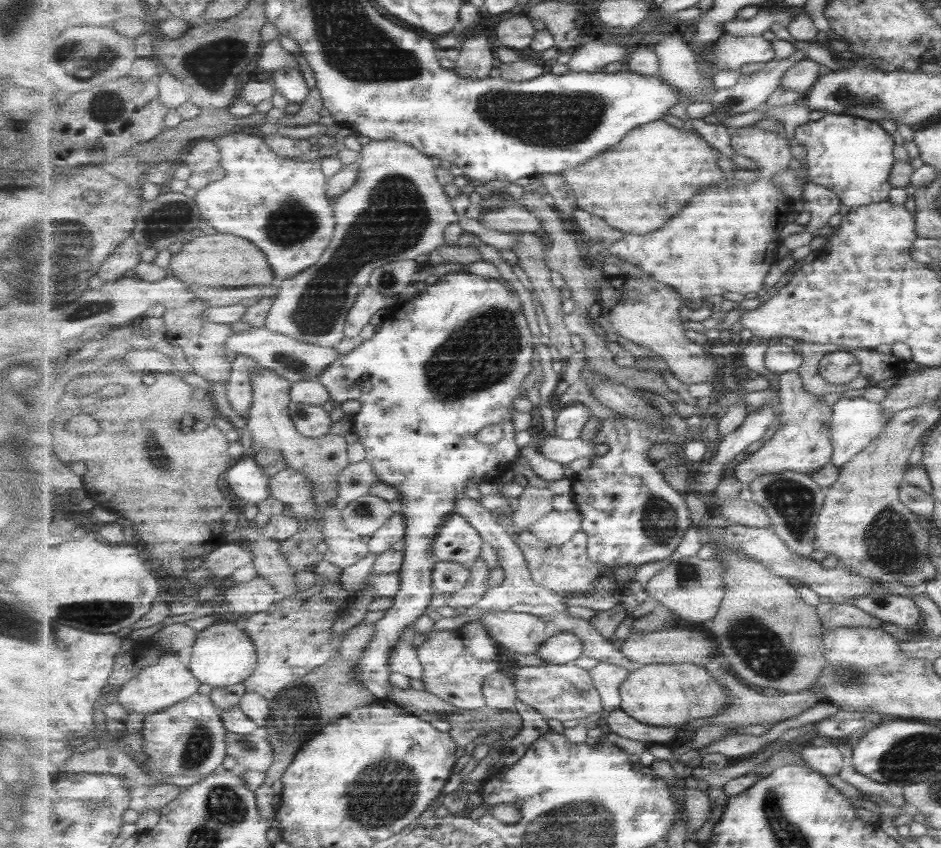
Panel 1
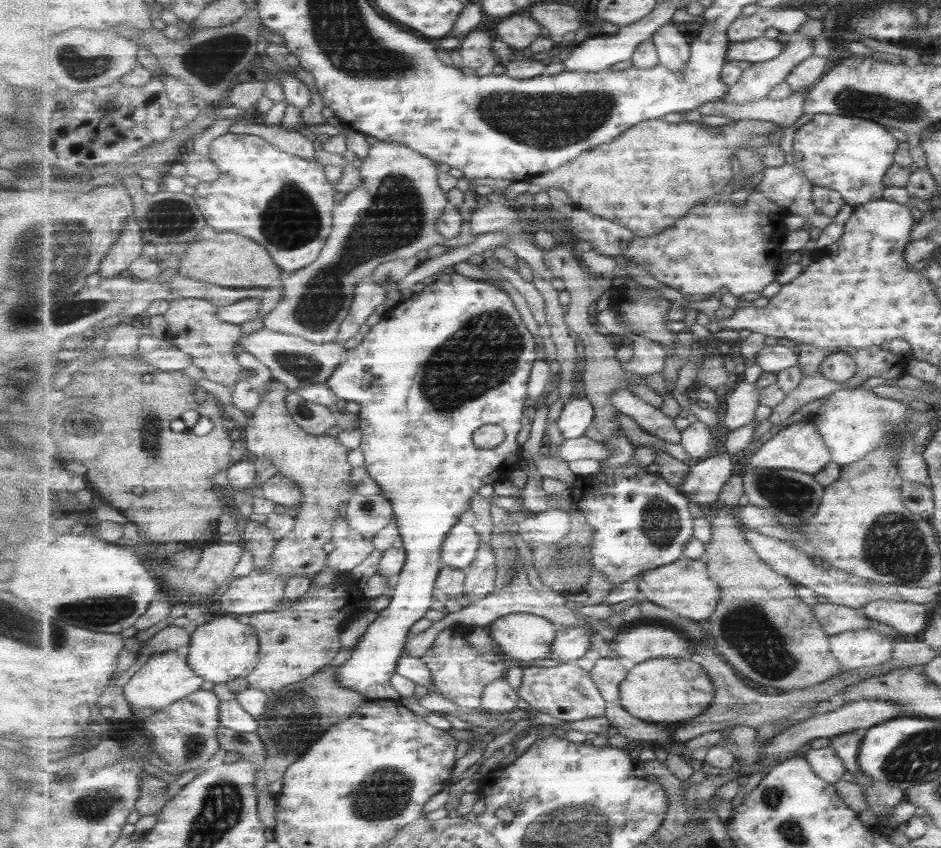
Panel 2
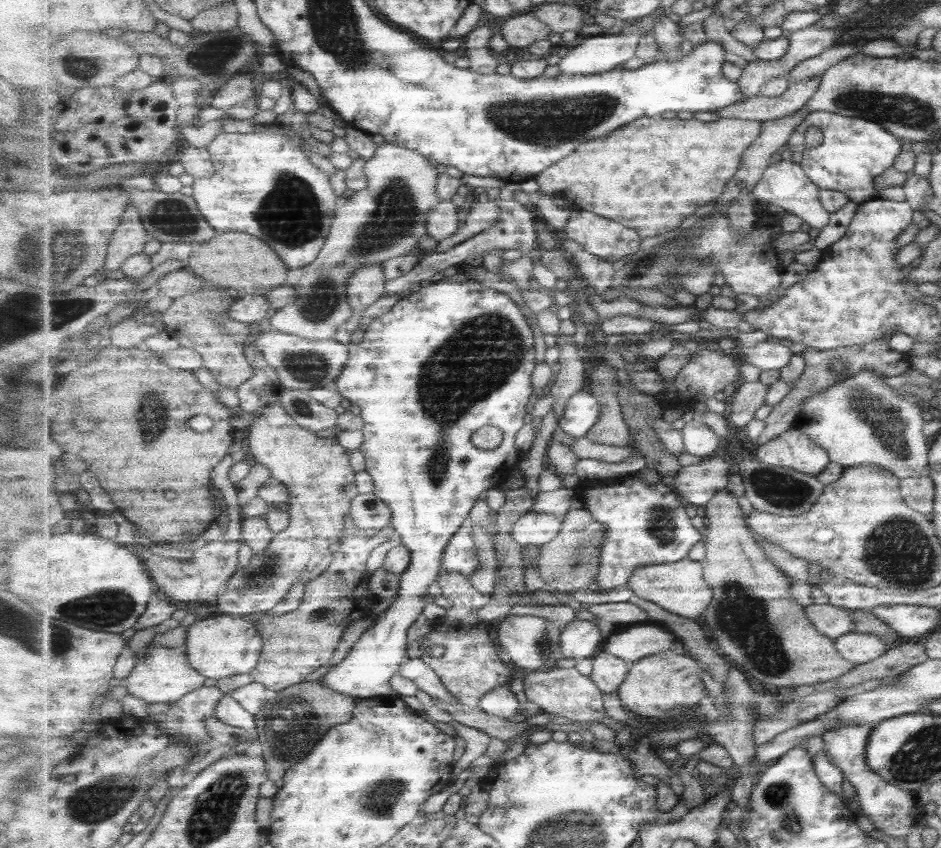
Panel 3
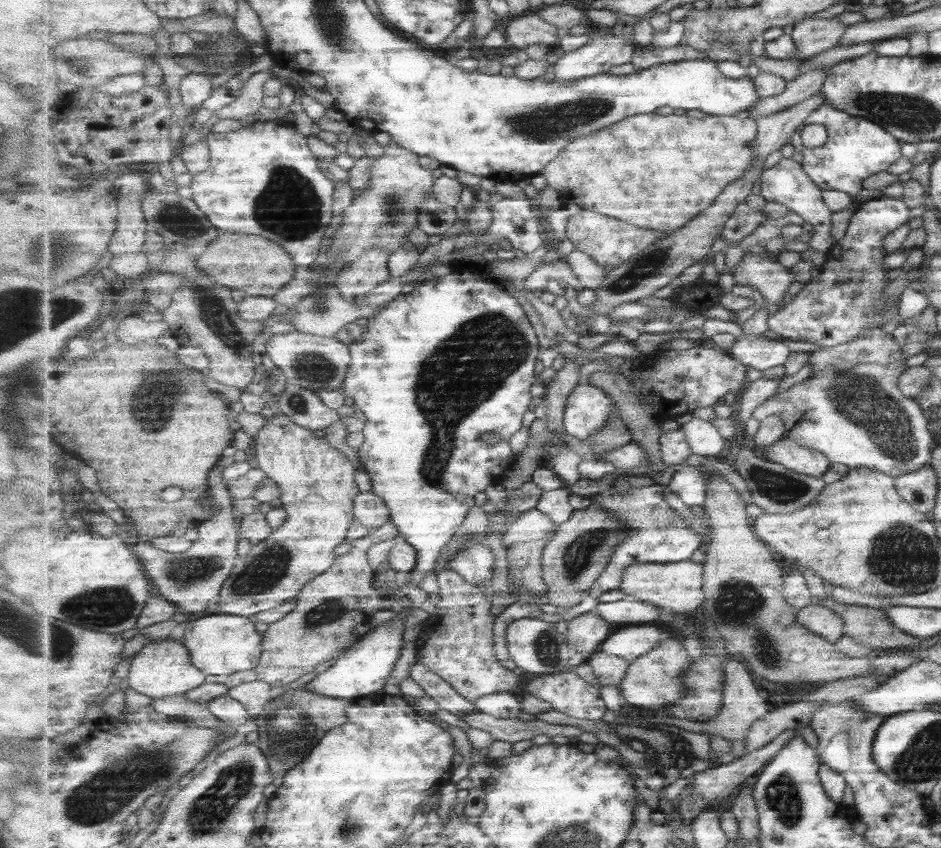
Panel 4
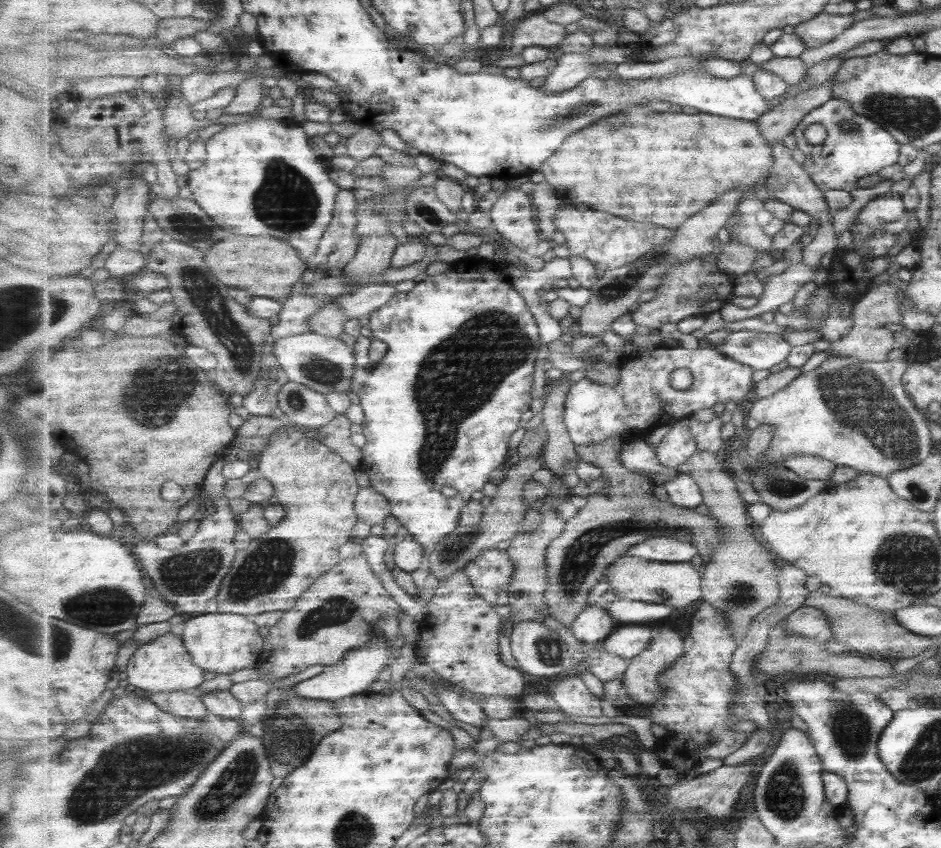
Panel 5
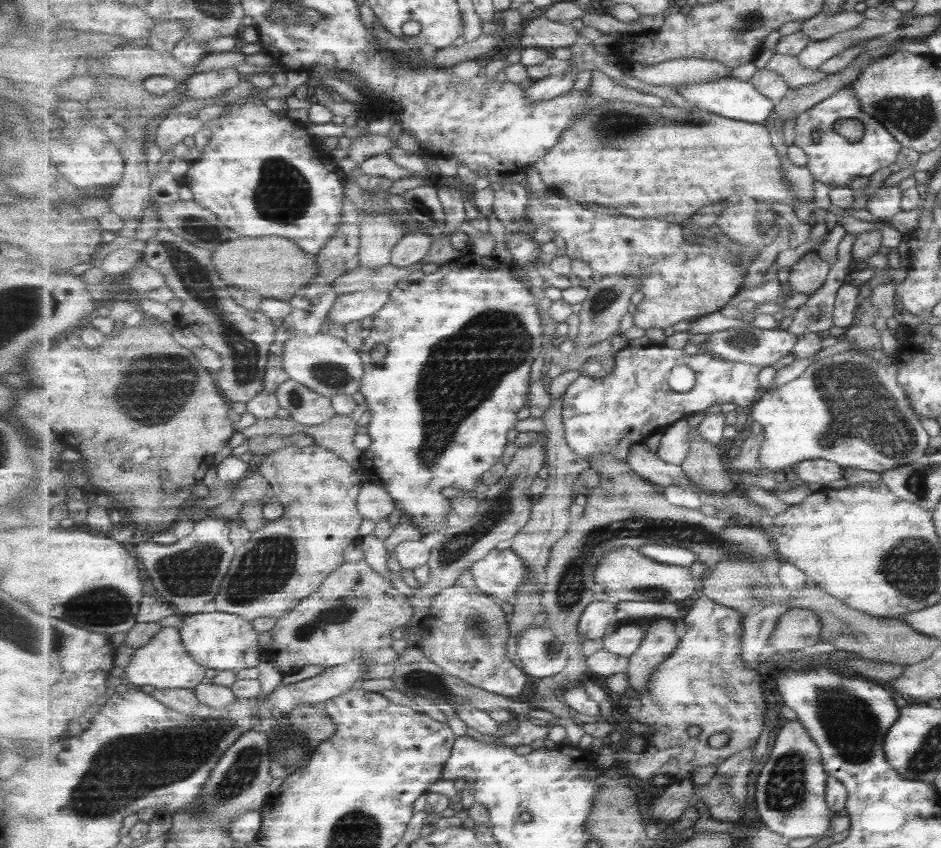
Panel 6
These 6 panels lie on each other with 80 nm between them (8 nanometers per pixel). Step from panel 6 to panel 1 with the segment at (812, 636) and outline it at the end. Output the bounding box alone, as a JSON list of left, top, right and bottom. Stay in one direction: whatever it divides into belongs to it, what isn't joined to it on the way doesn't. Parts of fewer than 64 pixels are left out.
[818,603,882,630]

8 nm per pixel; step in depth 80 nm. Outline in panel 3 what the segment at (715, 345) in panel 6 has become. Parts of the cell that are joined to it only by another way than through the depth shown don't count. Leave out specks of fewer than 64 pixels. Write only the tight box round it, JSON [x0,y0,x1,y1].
[740,338,795,371]

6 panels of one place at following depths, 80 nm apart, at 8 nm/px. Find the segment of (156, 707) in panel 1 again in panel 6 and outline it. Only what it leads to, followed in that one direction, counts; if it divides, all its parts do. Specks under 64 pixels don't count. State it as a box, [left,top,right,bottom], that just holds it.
[124,626,207,689]

